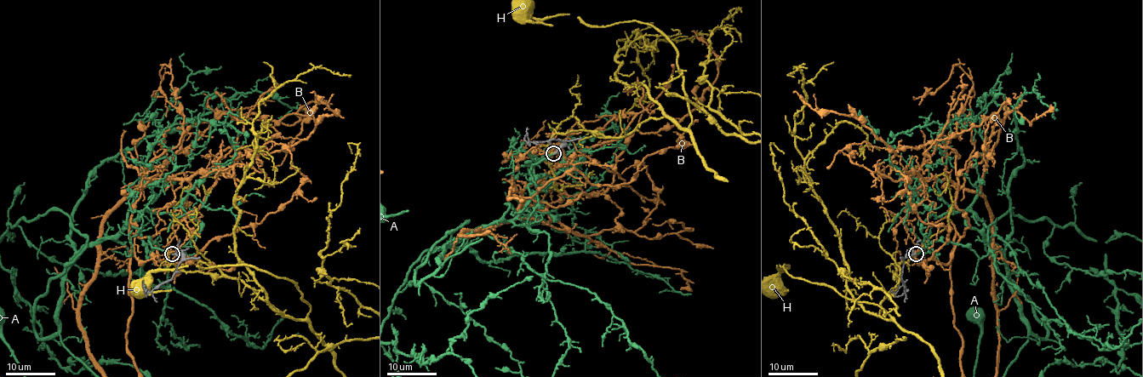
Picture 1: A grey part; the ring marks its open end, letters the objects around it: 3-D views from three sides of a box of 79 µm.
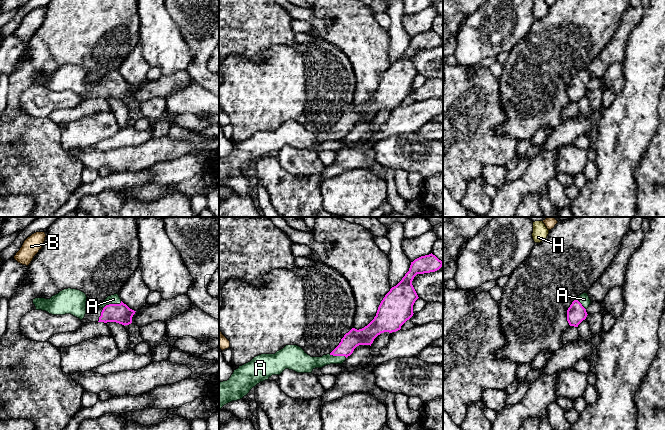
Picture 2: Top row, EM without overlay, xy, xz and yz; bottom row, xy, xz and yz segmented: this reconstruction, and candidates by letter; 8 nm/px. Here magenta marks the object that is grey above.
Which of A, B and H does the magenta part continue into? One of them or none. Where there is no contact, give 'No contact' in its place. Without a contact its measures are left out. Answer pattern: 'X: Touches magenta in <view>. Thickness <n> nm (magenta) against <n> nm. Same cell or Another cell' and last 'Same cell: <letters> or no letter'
A: Touches magenta in xy. Thickness 160 nm (magenta) against 80 nm. Same cell
B: No contact. Another cell
H: No contact. Another cell
Same cell: A

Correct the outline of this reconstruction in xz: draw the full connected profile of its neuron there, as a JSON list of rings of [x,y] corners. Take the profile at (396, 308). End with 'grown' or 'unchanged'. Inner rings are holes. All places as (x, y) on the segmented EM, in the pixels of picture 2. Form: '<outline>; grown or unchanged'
[[[432,253],[411,262],[409,271],[381,301],[374,319],[362,329],[352,328],[330,354],[311,357],[297,345],[286,345],[275,354],[261,354],[239,366],[227,381],[219,382],[219,411],[224,405],[242,399],[260,382],[272,375],[280,375],[285,369],[312,373],[315,368],[342,364],[357,346],[371,346],[381,333],[400,330],[413,316],[413,305],[419,298],[412,285],[414,277],[435,272],[442,266],[443,262]]]; grown

